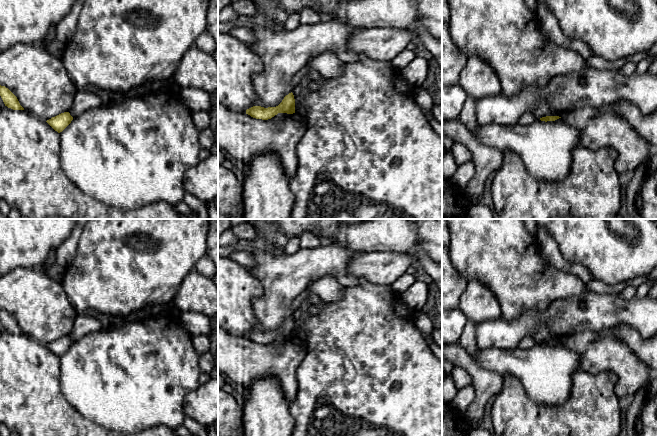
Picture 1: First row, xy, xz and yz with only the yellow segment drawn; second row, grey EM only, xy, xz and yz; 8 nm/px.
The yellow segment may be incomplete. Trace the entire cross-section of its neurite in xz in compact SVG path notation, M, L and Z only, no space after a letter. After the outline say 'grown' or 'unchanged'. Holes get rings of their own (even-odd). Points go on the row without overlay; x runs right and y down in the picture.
M289 317L284 321L282 326L276 331L264 332L261 330L253 330L246 334L246 338L256 343L268 344L278 337L295 337L295 323L293 317Z; unchanged

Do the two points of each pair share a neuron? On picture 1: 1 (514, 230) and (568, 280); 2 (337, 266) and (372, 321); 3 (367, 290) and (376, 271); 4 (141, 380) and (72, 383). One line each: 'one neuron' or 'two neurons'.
1: one neuron
2: two neurons
3: two neurons
4: one neuron

